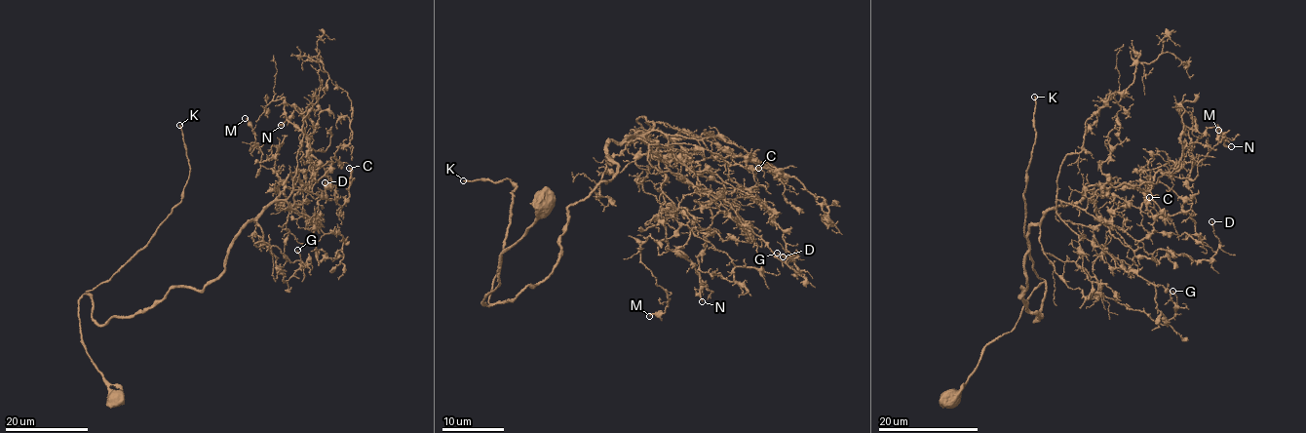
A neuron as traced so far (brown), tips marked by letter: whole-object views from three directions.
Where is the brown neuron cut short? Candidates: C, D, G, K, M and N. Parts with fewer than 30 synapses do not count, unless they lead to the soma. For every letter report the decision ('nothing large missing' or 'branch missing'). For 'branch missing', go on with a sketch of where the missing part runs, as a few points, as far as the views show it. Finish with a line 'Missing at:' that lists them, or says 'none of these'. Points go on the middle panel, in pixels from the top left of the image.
C: nothing large missing
D: nothing large missing
G: nothing large missing
K: branch missing
M: nothing large missing
N: nothing large missing
Missing at: K

